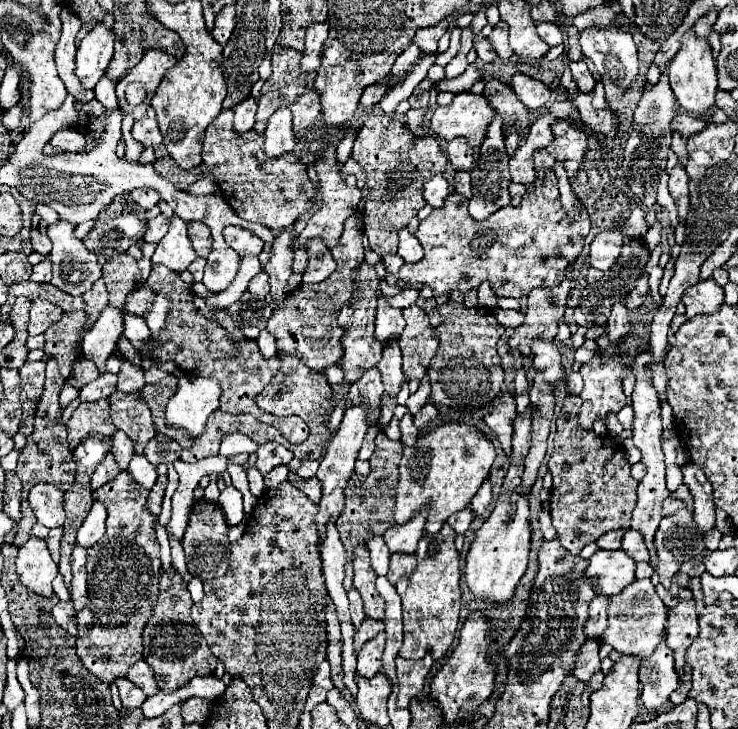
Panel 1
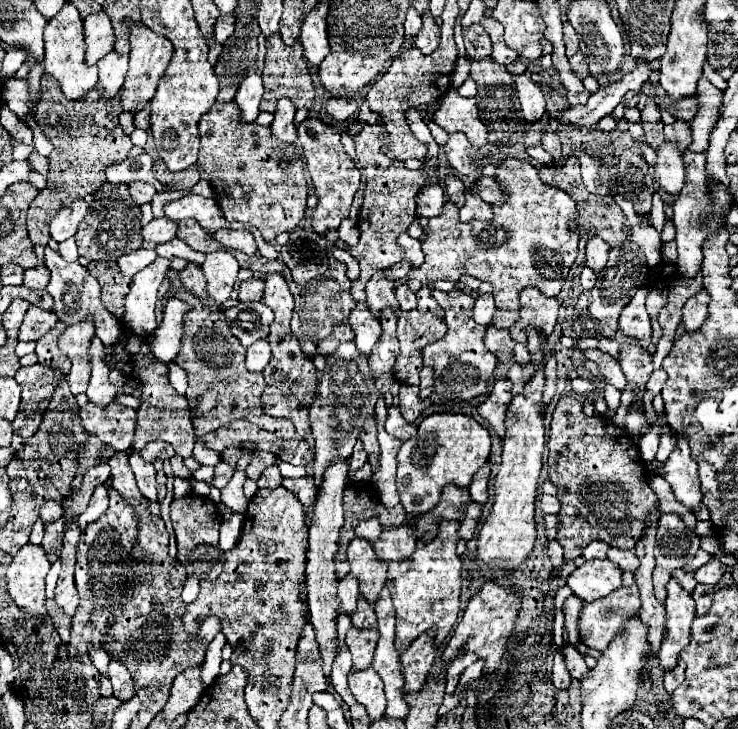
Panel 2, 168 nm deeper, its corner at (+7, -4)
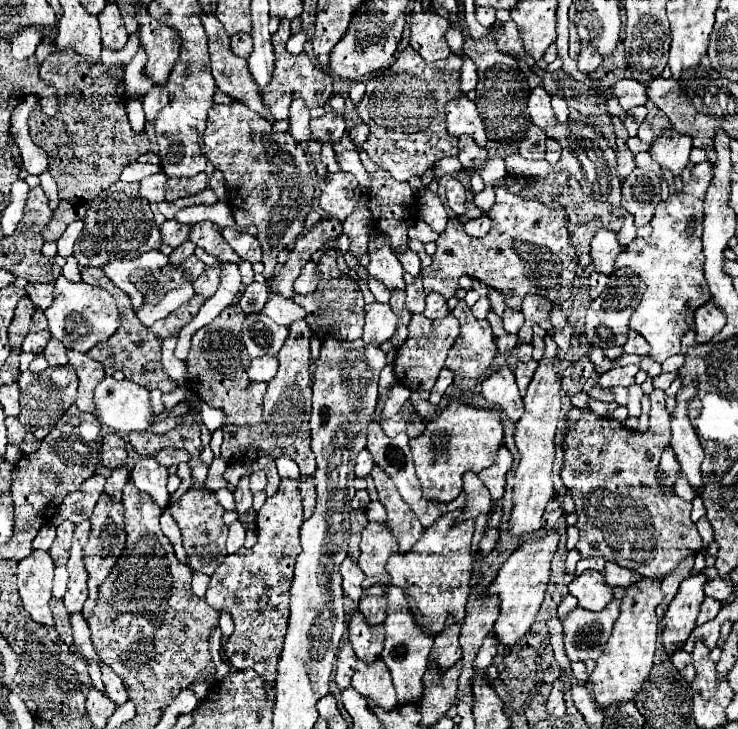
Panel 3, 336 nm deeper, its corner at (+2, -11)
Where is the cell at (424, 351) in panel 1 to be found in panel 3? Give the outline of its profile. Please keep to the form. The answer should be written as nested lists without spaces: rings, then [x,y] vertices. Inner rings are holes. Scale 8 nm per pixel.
[[[413,315],[409,321],[409,337],[399,349],[393,363],[397,381],[411,391],[431,391],[439,371],[445,365],[447,351],[455,343],[457,335],[459,335],[459,321],[453,315],[447,315],[439,321],[431,321],[425,315]]]

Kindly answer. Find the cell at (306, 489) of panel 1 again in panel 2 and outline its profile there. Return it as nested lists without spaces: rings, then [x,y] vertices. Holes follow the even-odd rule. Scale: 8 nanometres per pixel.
[[[304,476],[304,478],[298,478],[298,480],[284,480],[282,482],[300,502],[304,508],[310,508],[316,500],[316,486],[314,486],[314,478],[310,476]]]

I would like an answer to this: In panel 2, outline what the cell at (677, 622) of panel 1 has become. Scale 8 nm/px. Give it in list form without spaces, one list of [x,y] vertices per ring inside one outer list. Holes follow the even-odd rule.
[[[676,578],[668,582],[666,588],[668,596],[664,602],[666,608],[666,630],[664,630],[664,640],[658,650],[658,660],[664,668],[674,668],[678,662],[678,656],[682,648],[688,646],[690,642],[690,624],[696,616],[694,600],[692,594],[686,592]]]

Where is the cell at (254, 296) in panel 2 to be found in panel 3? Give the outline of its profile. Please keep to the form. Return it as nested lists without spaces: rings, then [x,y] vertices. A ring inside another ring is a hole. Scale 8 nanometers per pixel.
[[[251,283],[251,285],[247,285],[243,297],[239,299],[239,307],[245,313],[259,313],[263,309],[267,297],[269,297],[269,291],[267,291],[265,283]]]

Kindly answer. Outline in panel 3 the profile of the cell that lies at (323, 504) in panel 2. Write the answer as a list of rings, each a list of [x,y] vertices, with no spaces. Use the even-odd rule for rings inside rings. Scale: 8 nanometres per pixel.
[[[345,635],[343,643],[341,643],[341,649],[339,649],[339,655],[337,655],[337,669],[335,669],[335,681],[337,681],[339,689],[349,687],[351,675],[355,673],[355,665],[357,665],[357,655],[351,647],[349,637]]]

